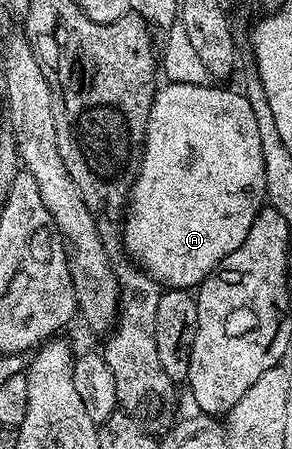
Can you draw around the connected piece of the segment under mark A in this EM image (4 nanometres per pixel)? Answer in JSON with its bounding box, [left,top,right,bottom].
[123,81,267,290]

